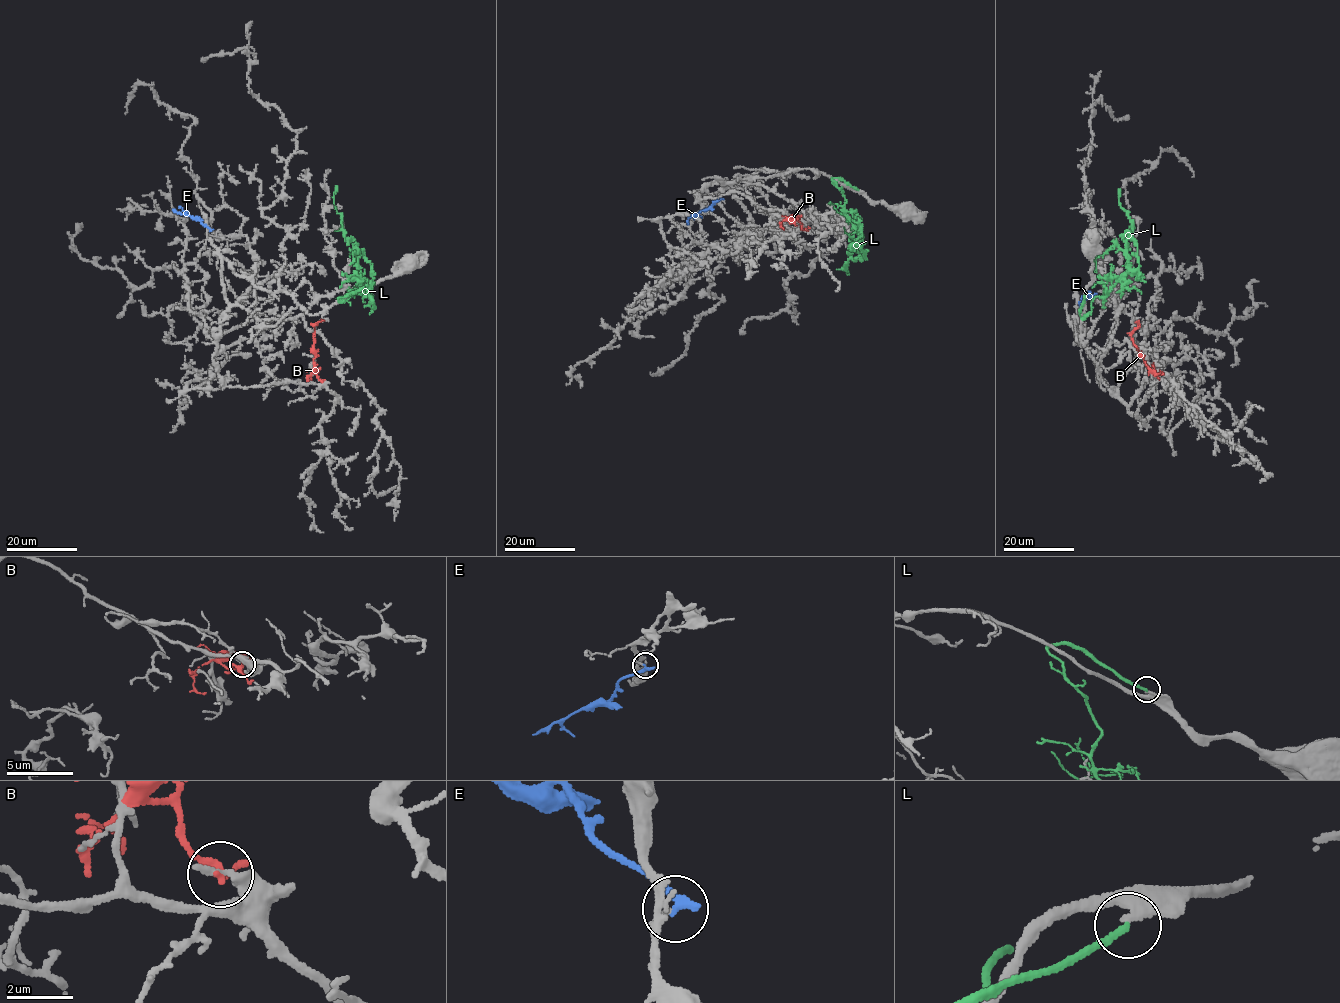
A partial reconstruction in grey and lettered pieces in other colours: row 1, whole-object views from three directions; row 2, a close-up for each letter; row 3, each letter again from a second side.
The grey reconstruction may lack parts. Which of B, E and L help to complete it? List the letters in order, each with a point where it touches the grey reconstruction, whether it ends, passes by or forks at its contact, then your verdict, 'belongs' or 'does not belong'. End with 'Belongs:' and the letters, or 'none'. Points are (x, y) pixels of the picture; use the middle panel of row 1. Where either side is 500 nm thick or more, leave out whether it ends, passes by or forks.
B: contact (794, 220); it passes by; does not belong
E: contact (720, 198); it ends; does not belong
L: contact (858, 189); it ends; does not belong
Belongs: none

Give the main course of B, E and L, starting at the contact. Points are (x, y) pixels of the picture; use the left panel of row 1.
B: (322, 381), (315, 373), (312, 347), (313, 325), (322, 319)
E: (209, 230), (198, 218), (173, 210)
L: (364, 287), (338, 299), (370, 288), (358, 268), (361, 251), (344, 235), (336, 185)

